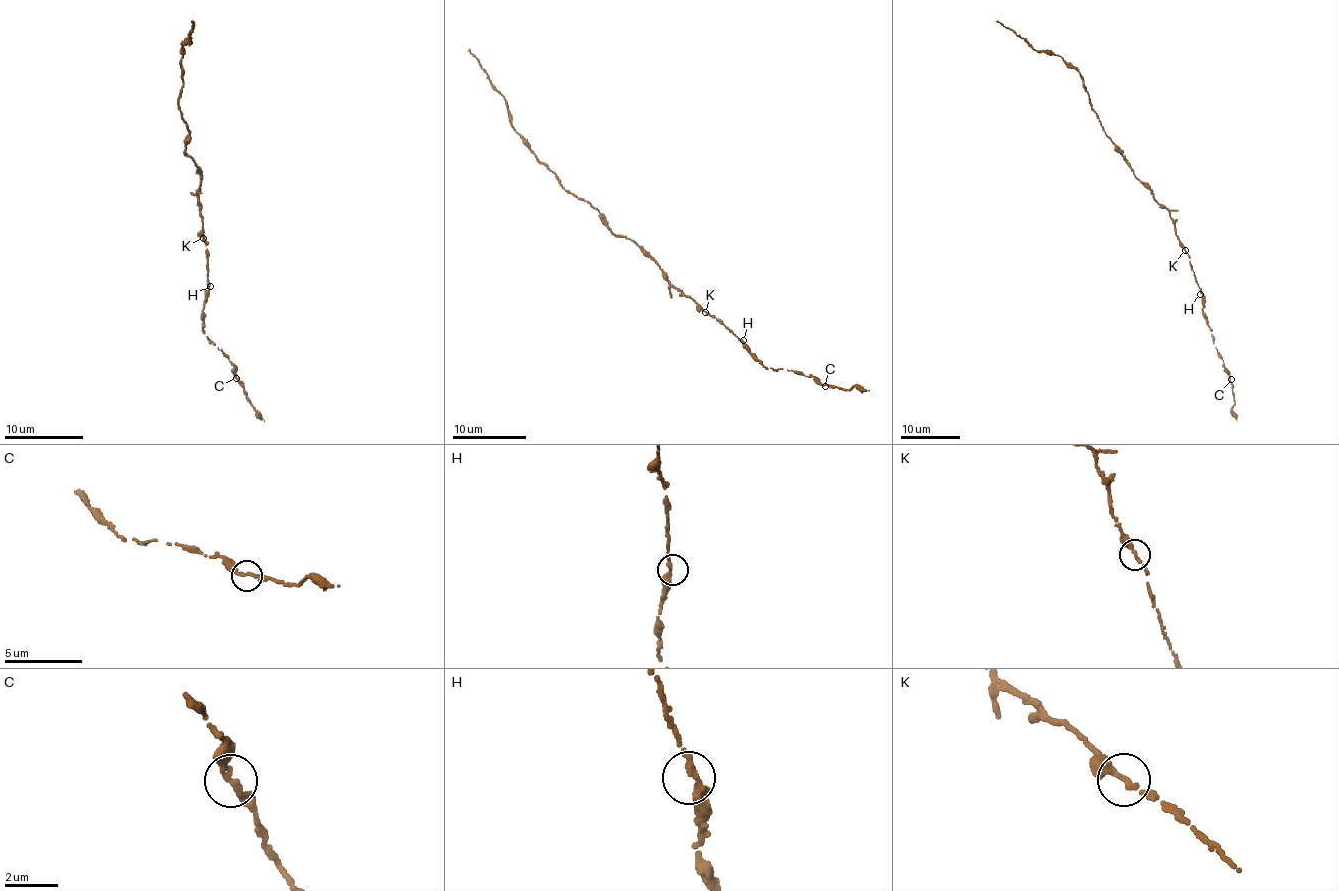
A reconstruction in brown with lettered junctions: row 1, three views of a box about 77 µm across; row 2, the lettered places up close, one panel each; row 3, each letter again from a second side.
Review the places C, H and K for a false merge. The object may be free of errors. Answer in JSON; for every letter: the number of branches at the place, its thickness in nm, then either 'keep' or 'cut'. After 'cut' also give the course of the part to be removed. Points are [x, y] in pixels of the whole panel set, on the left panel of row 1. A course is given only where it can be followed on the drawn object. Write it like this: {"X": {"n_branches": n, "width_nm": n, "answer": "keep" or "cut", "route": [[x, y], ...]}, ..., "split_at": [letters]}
{"C": {"n_branches": 2, "width_nm": 240, "answer": "keep"}, "H": {"n_branches": 2, "width_nm": 260, "answer": "keep"}, "K": {"n_branches": 2, "width_nm": 240, "answer": "keep"}, "split_at": []}

